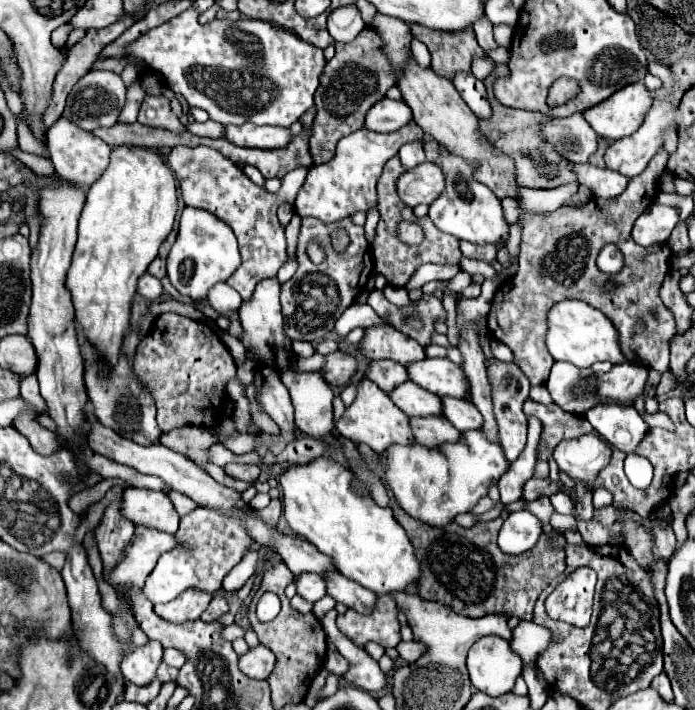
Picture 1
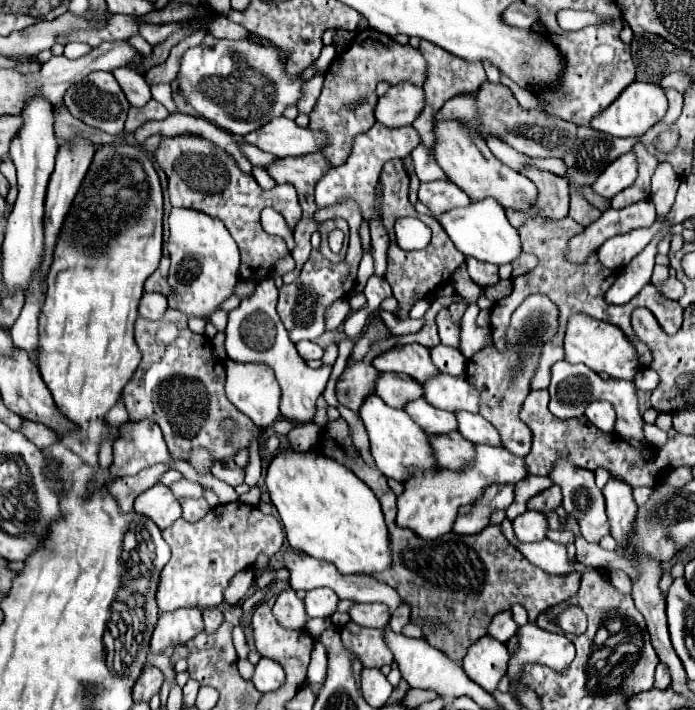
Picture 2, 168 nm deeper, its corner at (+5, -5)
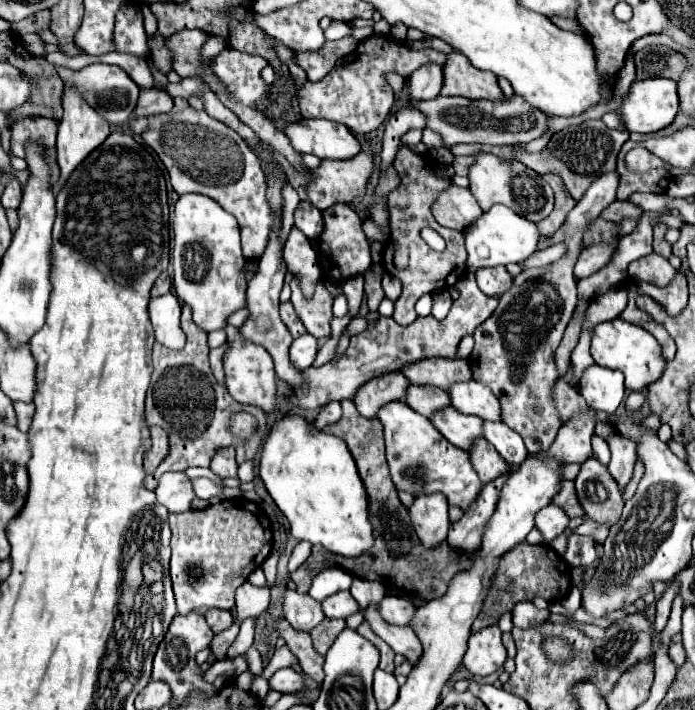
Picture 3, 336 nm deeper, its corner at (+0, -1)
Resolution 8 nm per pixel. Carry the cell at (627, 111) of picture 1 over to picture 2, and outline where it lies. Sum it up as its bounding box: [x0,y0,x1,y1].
[590,81,668,137]

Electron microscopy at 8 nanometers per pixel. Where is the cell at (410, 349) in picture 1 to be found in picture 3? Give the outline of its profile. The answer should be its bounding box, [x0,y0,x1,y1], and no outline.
[401,359,471,389]

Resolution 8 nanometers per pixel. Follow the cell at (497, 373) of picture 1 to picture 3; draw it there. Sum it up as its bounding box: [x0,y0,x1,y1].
[467,171,617,455]

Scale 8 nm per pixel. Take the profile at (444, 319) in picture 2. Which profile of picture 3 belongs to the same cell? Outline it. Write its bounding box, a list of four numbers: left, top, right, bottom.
[433,291,451,319]

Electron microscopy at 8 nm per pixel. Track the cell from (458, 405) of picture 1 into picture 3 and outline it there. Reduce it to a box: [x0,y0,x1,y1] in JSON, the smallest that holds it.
[483,421,529,463]

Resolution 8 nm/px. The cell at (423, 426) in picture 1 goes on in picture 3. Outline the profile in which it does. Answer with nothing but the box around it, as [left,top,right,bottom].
[467,437,507,483]

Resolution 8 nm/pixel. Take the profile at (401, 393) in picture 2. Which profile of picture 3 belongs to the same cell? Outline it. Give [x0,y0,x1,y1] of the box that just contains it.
[403,383,449,417]

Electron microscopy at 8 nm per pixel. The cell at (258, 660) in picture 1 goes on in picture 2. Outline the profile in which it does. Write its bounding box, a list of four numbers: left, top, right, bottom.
[252,657,286,693]

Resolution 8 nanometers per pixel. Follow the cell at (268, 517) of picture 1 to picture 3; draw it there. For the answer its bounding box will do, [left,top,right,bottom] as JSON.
[169,497,273,615]

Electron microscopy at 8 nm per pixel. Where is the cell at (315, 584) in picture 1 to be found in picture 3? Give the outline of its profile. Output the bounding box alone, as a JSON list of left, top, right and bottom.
[321,591,359,619]

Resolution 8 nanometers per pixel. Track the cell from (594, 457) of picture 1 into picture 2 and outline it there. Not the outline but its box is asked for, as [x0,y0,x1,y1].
[550,459,610,543]

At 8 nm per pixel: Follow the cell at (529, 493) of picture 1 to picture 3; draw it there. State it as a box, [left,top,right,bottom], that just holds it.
[553,481,583,517]

